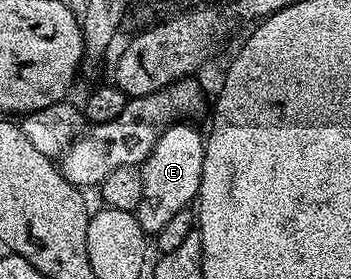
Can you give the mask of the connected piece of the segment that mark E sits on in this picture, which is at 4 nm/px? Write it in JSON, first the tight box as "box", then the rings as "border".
{"box":[134,122,204,233],"border":[[[187,122],[171,125],[161,134],[161,138],[157,138],[153,150],[141,165],[143,189],[141,202],[134,211],[143,232],[159,233],[177,214],[177,210],[188,207],[198,197],[204,143],[204,133],[199,133],[195,126]]]}

